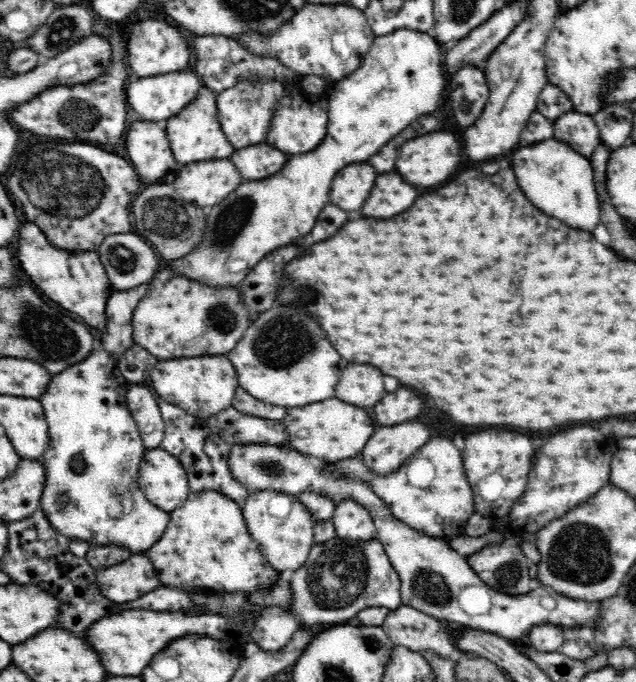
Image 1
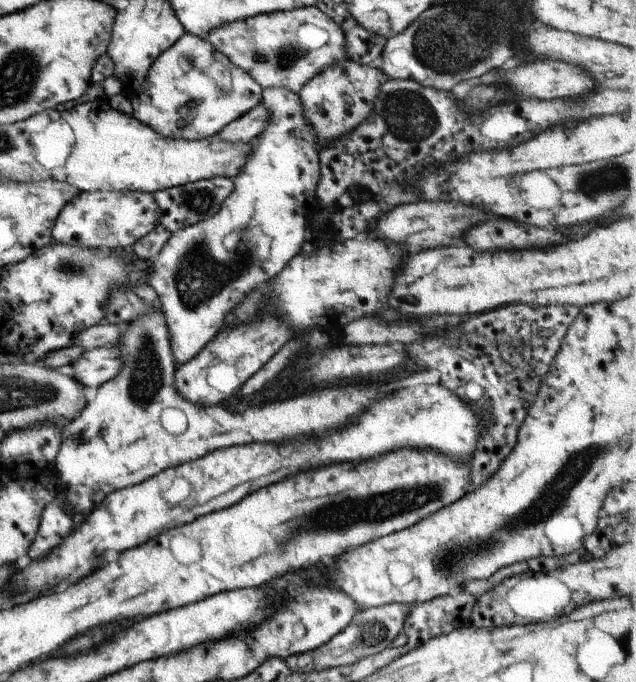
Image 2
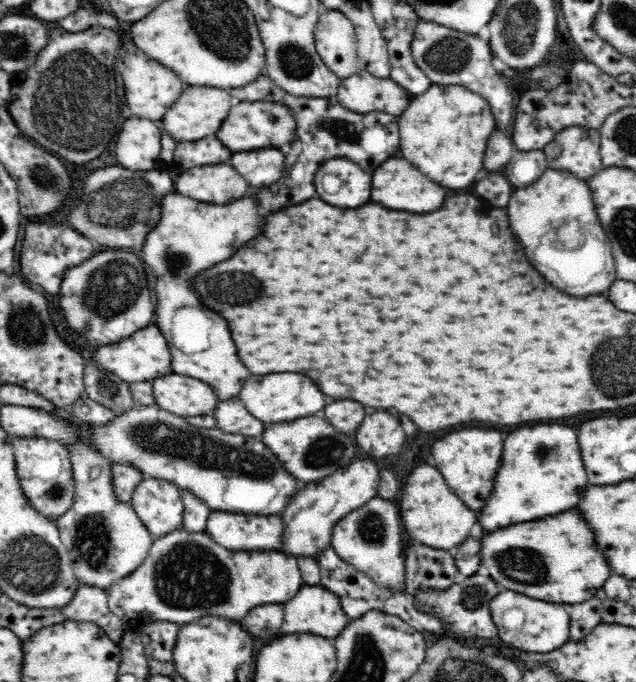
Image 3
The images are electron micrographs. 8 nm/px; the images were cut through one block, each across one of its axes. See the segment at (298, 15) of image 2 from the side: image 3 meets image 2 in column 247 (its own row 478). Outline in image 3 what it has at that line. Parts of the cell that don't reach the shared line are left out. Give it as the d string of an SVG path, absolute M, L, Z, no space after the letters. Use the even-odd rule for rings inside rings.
M22 438L13 440L19 485L30 506L50 523L57 523L76 502L74 467L68 449L55 440Z

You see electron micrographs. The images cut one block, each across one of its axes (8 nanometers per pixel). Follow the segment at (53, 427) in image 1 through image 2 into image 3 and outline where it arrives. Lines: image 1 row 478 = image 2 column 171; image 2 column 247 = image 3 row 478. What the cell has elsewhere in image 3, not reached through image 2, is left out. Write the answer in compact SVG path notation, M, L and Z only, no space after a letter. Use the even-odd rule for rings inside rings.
M85 442L66 446L66 449L74 467L76 502L62 518L58 518L59 536L68 552L69 566L75 577L88 587L108 590L148 559L156 538L144 527L131 503L116 500L111 465L103 456L87 448Z

